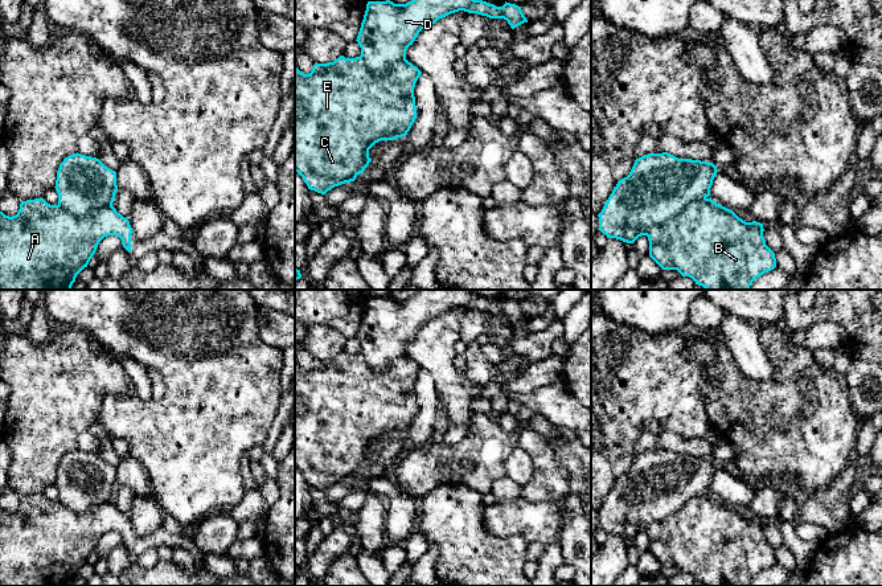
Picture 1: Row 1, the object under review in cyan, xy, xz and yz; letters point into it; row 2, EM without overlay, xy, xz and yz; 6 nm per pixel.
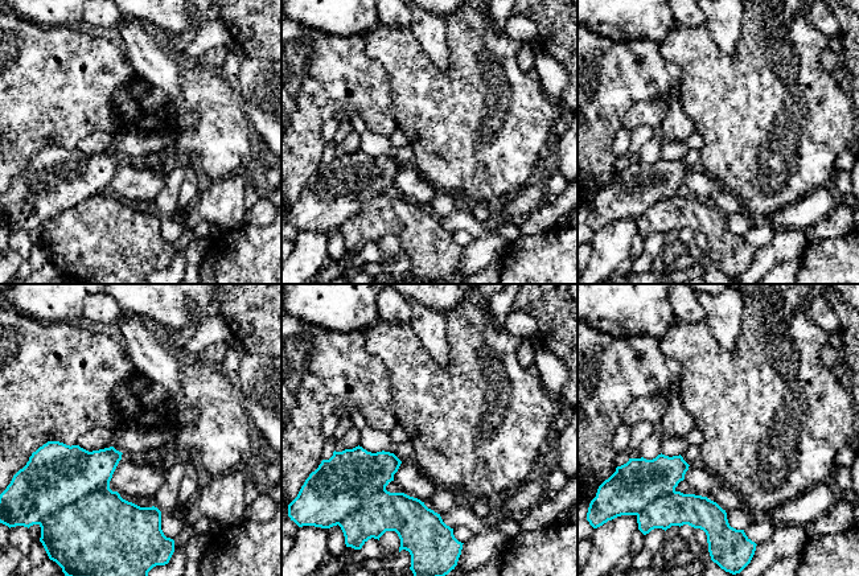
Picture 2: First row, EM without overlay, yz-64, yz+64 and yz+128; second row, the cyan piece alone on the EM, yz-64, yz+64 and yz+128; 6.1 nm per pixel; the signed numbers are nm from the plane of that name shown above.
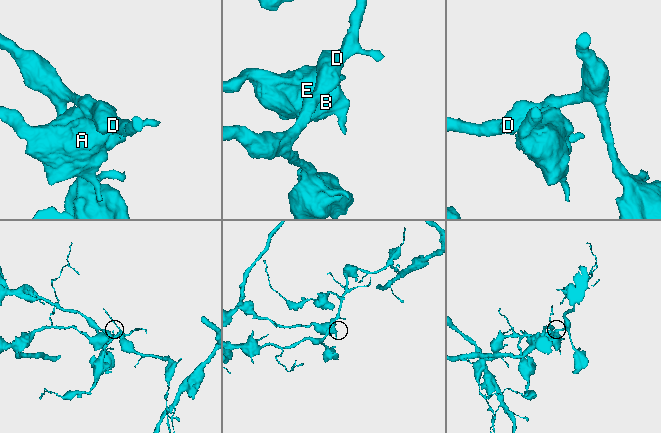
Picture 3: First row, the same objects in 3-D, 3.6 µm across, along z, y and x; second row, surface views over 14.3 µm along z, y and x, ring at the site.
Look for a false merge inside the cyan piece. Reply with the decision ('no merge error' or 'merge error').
merge error

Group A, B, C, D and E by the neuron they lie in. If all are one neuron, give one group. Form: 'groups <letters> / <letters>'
groups A B C E / D

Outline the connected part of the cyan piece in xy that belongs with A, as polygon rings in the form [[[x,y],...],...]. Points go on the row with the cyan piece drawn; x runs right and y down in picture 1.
[[[42,197],[21,201],[16,216],[9,217],[0,212],[0,290],[71,290],[77,275],[87,267],[104,237],[118,235],[130,253],[132,233],[130,221],[112,205],[94,209],[78,218],[60,205],[48,204]]]

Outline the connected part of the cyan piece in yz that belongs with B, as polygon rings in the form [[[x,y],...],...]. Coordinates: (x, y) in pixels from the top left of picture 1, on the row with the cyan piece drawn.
[[[711,198],[689,202],[678,214],[647,231],[649,257],[662,270],[677,270],[705,290],[750,290],[752,282],[776,267],[766,245],[763,224],[746,222]]]

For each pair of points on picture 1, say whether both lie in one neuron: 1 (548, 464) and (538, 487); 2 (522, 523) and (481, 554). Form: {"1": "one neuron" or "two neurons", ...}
{"1": "one neuron", "2": "two neurons"}

